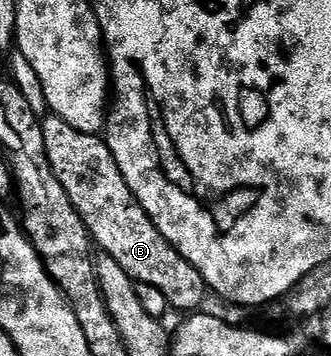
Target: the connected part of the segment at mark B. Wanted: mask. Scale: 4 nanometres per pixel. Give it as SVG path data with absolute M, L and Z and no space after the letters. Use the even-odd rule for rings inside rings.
M47 114L42 117L43 137L45 138L45 154L51 163L53 174L61 186L65 186L65 194L73 202L73 206L81 214L85 226L91 232L91 239L96 245L103 247L102 251L108 256L117 258L121 270L129 274L131 279L156 287L167 299L172 309L180 308L181 313L190 314L204 307L209 296L207 284L201 274L189 261L183 257L174 246L157 230L157 226L149 218L149 214L139 205L139 200L129 190L113 154L109 150L106 139L94 132L73 130L69 122L59 116Z

